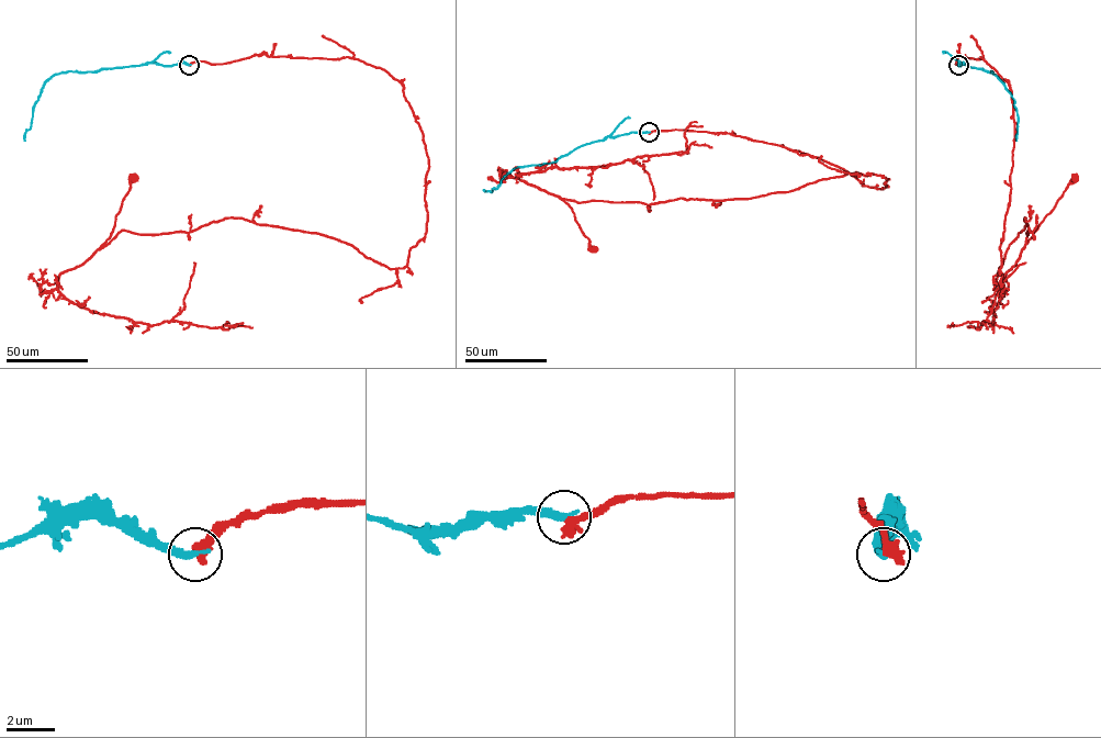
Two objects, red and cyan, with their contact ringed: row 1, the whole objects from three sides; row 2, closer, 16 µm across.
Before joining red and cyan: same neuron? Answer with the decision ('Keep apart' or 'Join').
Join

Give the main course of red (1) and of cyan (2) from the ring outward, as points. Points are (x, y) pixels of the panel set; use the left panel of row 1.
1: (190, 65), (383, 69), (422, 132), (425, 236), (399, 268), (238, 217), (100, 248), (133, 177)
2: (189, 65), (147, 63), (55, 74), (42, 89), (24, 141)

